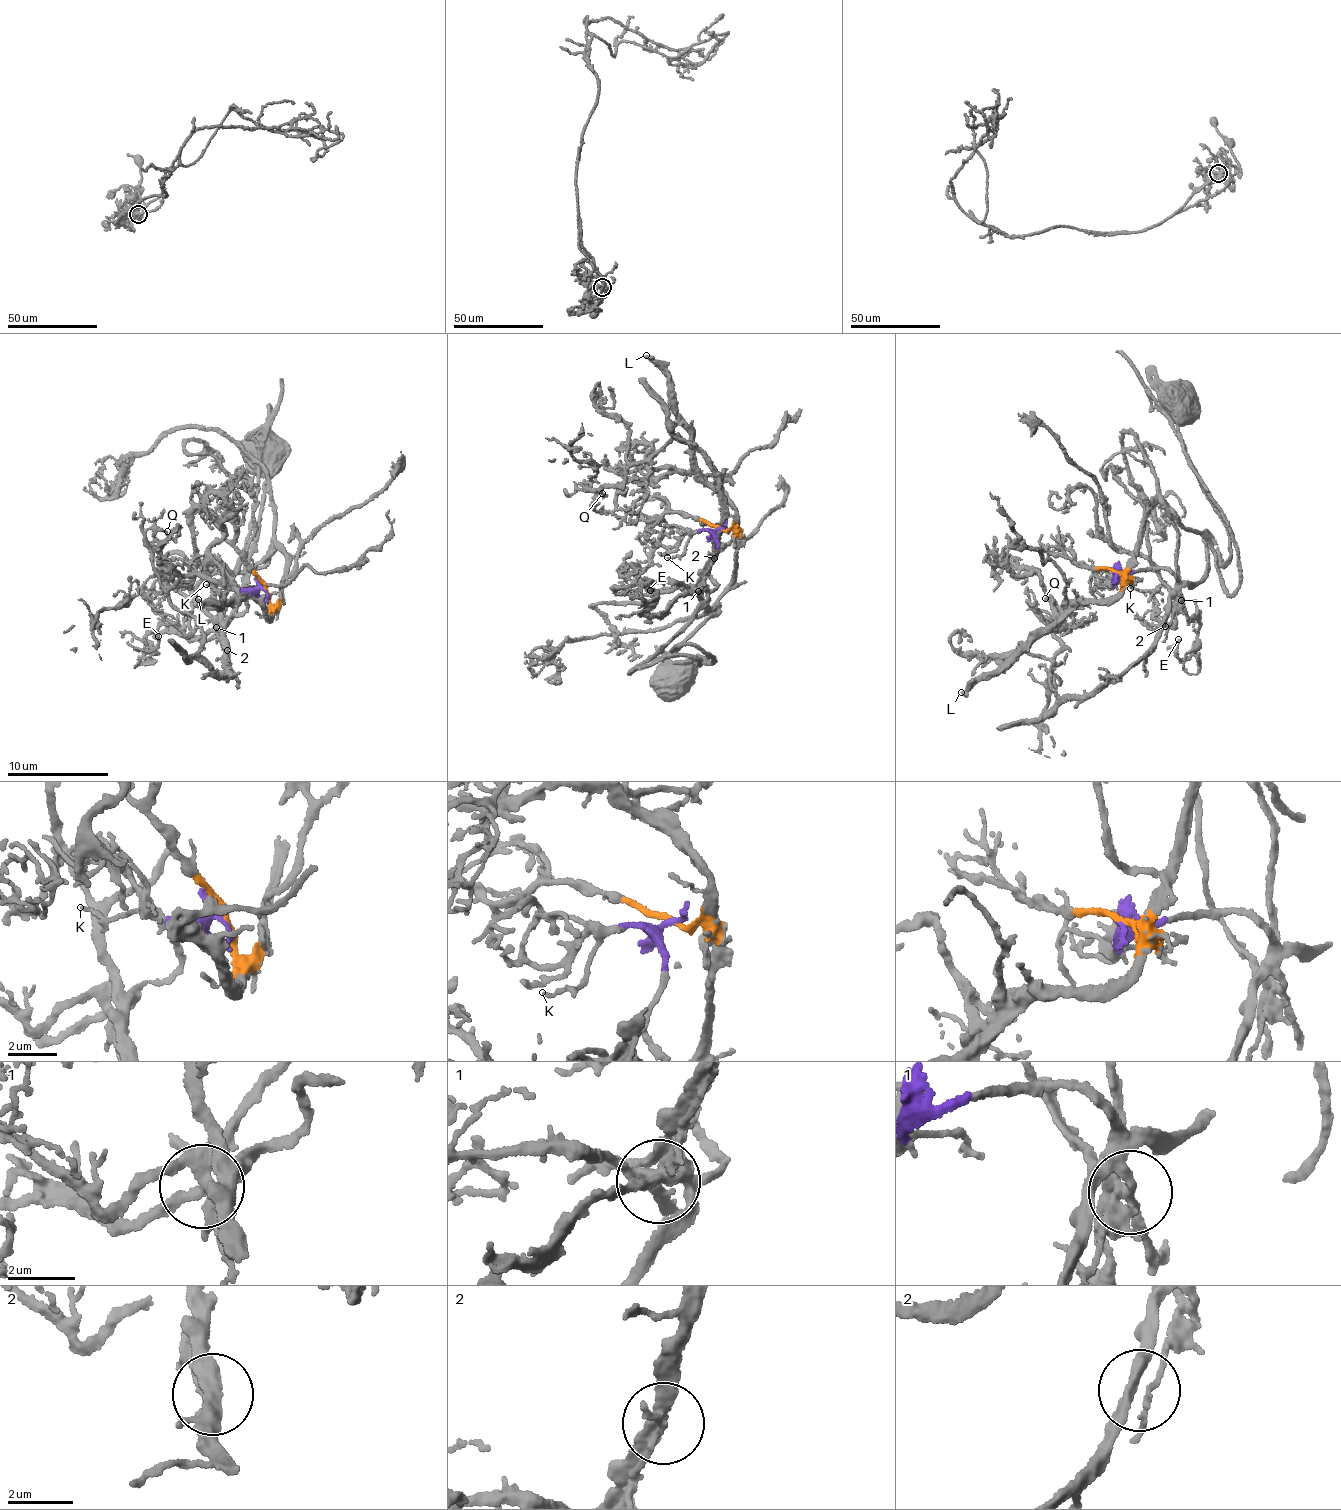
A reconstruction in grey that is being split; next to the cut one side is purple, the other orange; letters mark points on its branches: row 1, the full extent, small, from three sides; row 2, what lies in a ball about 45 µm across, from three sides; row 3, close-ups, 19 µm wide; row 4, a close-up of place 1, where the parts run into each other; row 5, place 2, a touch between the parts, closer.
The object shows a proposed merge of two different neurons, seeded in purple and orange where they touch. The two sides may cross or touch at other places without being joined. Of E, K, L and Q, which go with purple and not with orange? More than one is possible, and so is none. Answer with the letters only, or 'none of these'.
E, K, Q

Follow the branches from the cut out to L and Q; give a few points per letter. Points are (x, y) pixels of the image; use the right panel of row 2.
L: (1114, 571), (1120, 574), (1120, 591), (1112, 598), (1073, 609), (960, 693)
Q: (1114, 571), (1171, 572), (1167, 617), (1157, 645), (1069, 700), (1049, 684), (1062, 640), (1045, 597)

